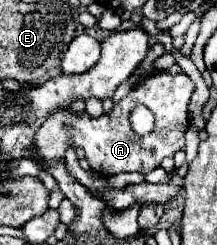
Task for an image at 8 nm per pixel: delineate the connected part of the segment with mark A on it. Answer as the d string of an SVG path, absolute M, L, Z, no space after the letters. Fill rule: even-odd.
M159 71L155 75L141 79L127 97L115 103L109 115L103 115L99 119L91 119L87 117L87 113L77 117L69 109L57 109L37 131L37 139L35 139L37 151L43 157L47 157L47 161L59 161L67 151L67 141L71 139L75 147L83 147L91 169L105 177L113 177L123 171L137 171L145 175L155 167L159 167L165 157L173 157L177 151L185 149L189 99L193 91L195 91L195 85L189 79L189 75L185 73L169 75ZM135 105L145 105L155 113L155 131L145 137L139 137L131 129L129 113L133 111Z

